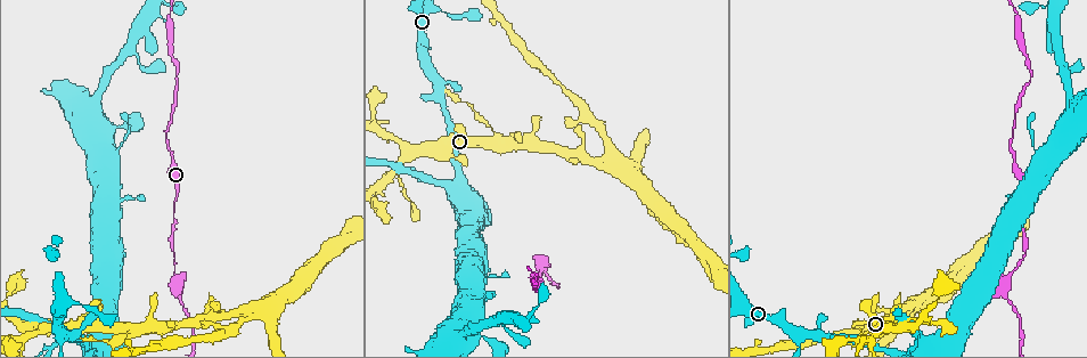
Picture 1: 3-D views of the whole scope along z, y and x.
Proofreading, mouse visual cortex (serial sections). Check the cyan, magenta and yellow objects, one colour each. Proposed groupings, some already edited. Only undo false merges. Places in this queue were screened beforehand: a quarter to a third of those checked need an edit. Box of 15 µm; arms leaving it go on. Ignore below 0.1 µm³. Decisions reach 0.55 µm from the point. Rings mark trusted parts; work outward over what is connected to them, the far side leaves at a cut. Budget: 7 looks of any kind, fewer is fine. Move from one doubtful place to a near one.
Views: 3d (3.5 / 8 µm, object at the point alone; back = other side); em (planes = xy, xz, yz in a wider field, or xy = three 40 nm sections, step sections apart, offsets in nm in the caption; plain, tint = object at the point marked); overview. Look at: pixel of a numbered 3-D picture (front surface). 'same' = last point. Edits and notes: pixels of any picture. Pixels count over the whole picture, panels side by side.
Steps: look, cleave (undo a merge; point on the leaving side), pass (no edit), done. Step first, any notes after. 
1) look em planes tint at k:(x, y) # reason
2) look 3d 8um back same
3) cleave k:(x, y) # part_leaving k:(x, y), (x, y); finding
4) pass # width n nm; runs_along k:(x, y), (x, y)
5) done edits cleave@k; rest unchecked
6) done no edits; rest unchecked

look 3d 3.5um back at 1:(609, 162) # branch point

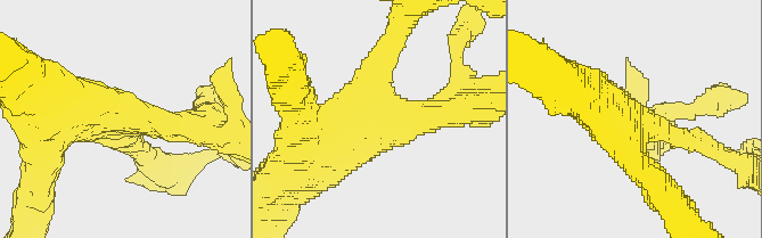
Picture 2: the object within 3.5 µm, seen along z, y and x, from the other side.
look em xy step 2 tint at 2:(382, 120)

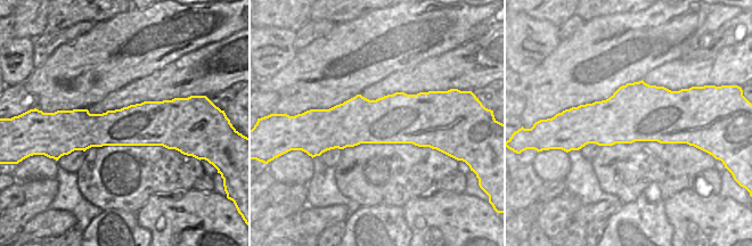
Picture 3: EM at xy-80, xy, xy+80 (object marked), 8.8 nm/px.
pass # runs_along 3:(63, 116), (76, 125), (181, 125); all the same cell

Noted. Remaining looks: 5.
look 3d 8um at 1:(176, 285)

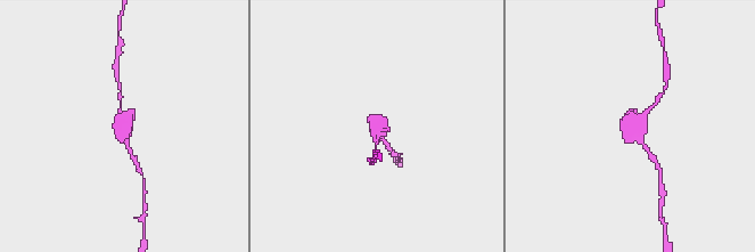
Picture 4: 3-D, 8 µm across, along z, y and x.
look em xy step 3 tint at 4:(375, 128)

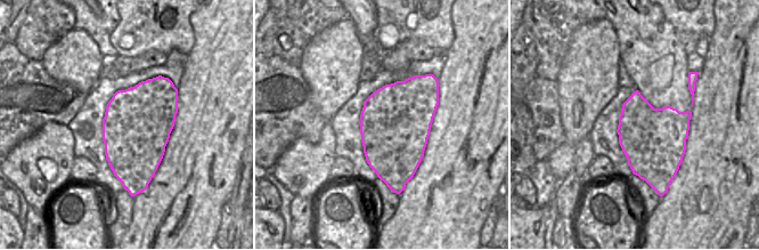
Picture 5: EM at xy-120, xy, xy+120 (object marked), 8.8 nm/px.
pass # one cell here

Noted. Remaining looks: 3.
look em planes tint at 1:(424, 64) # branch point

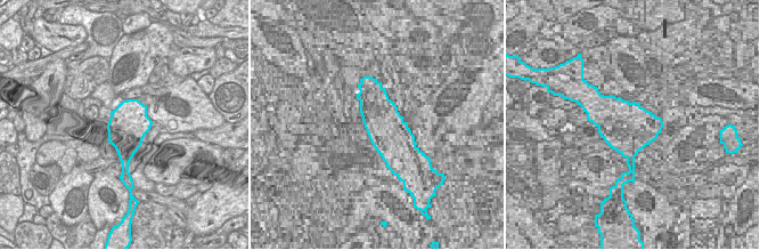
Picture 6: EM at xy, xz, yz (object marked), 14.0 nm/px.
look 3d 3.5um same

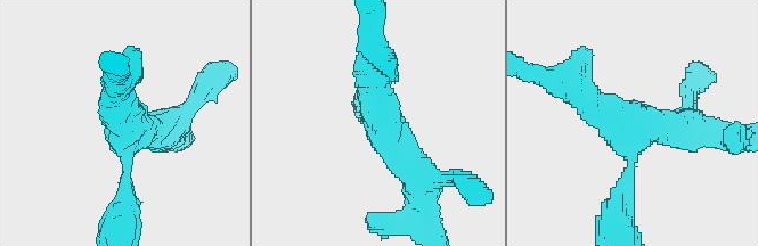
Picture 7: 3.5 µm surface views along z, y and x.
pass # arm_widths 200, 350, 450 nm; runs_along 7:(372, 59), (382, 126), (421, 185); continuous, no second cell

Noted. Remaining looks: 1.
done no edits; rest unchecked

